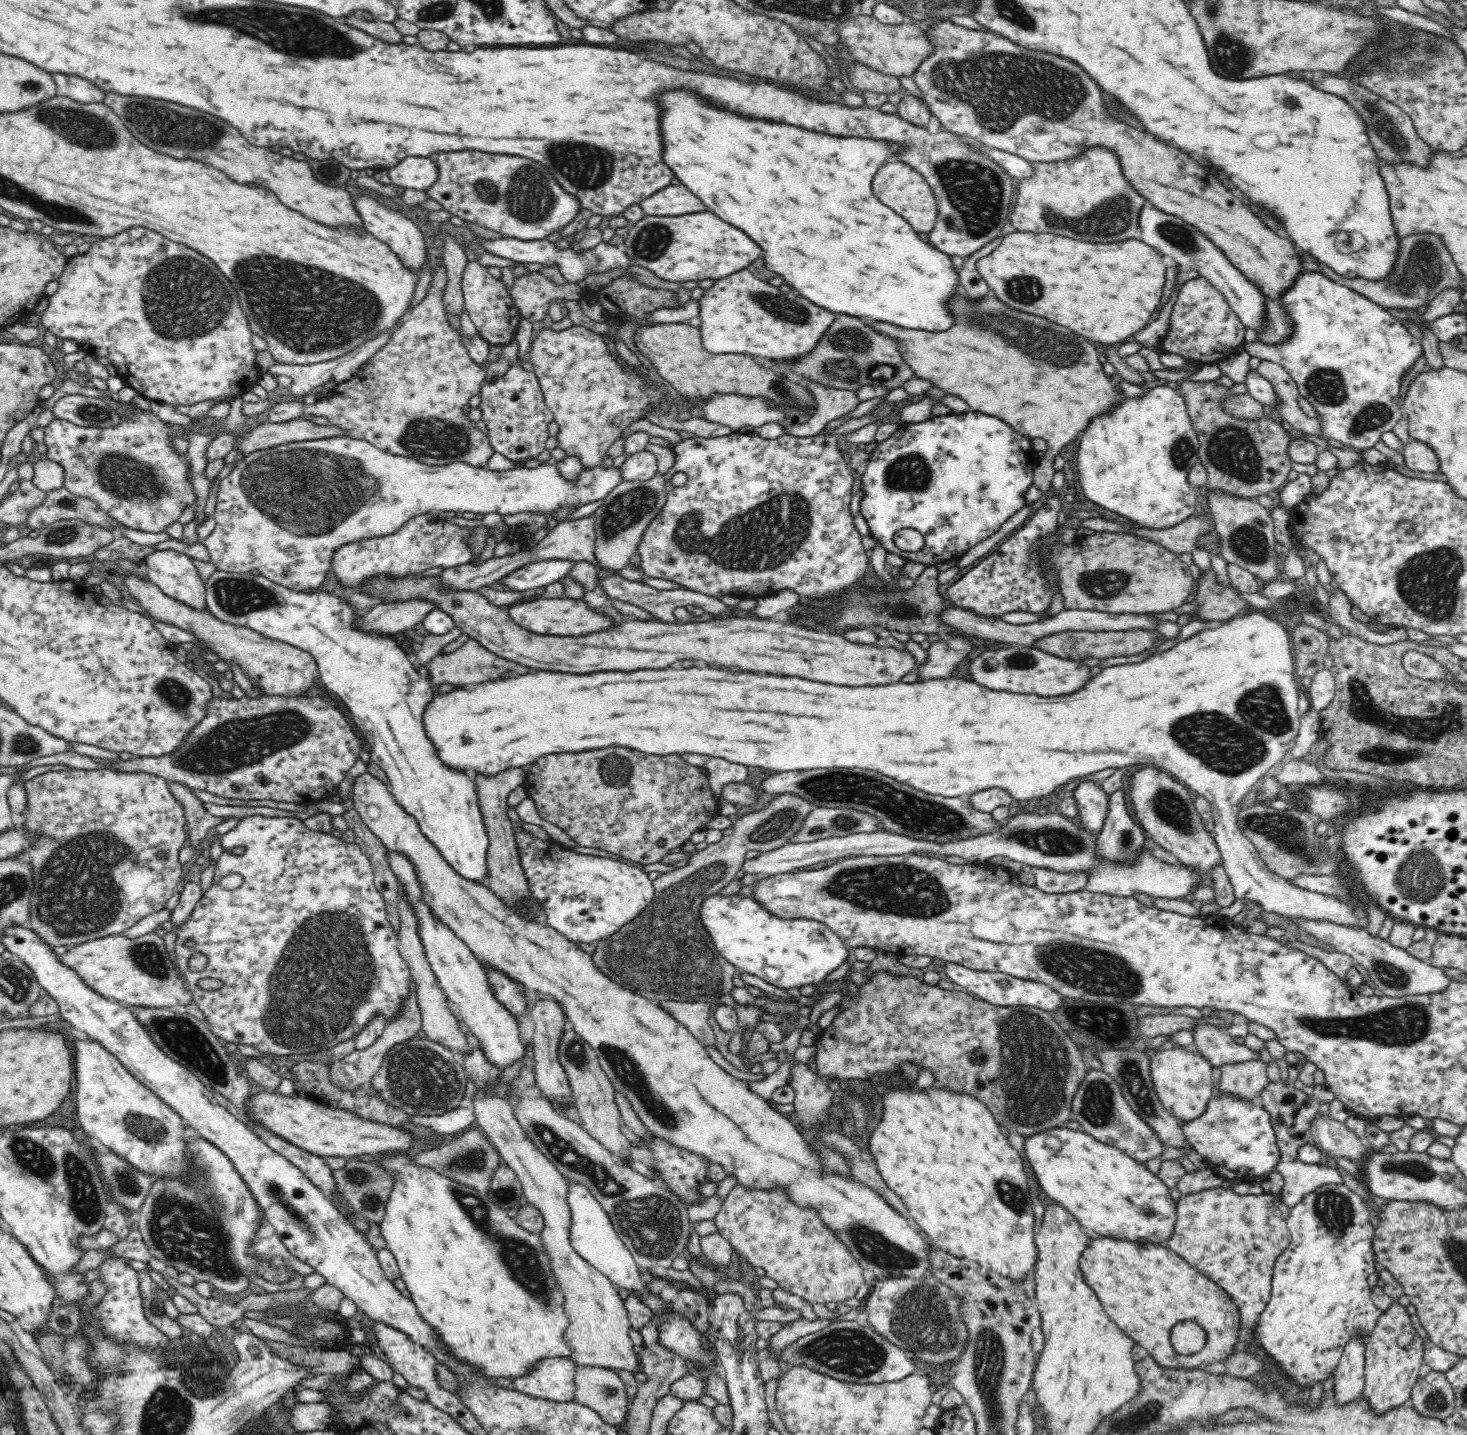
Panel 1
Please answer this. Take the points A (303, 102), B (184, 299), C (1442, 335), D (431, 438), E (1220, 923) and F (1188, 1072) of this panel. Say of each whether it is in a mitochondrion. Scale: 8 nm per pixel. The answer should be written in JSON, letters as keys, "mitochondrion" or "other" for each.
{"A":"other","B":"mitochondrion","C":"other","D":"mitochondrion","E":"other","F":"other"}

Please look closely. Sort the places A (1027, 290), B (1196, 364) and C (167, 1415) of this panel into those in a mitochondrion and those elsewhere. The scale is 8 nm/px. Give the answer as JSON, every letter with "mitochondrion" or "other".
{"A":"mitochondrion","B":"other","C":"mitochondrion"}

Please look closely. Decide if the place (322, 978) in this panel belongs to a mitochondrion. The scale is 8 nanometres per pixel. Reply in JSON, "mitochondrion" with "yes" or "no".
{"mitochondrion":"yes"}

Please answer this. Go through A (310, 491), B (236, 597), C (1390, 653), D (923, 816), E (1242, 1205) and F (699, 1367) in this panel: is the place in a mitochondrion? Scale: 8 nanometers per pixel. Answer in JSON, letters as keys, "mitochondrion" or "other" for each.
{"A":"mitochondrion","B":"mitochondrion","C":"other","D":"mitochondrion","E":"other","F":"other"}

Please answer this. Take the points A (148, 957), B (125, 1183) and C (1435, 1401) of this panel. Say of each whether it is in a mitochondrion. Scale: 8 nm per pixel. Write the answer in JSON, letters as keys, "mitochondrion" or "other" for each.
{"A":"mitochondrion","B":"mitochondrion","C":"mitochondrion"}

